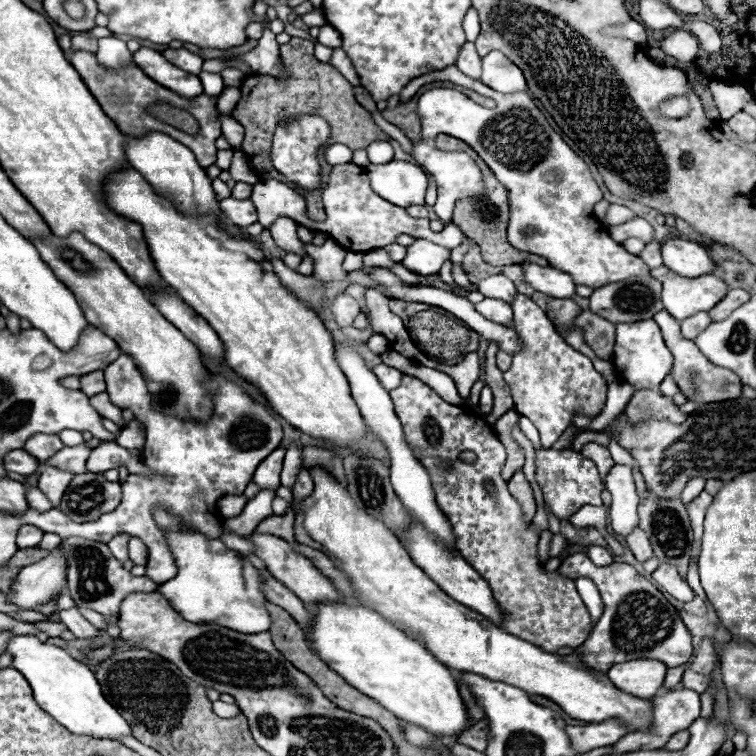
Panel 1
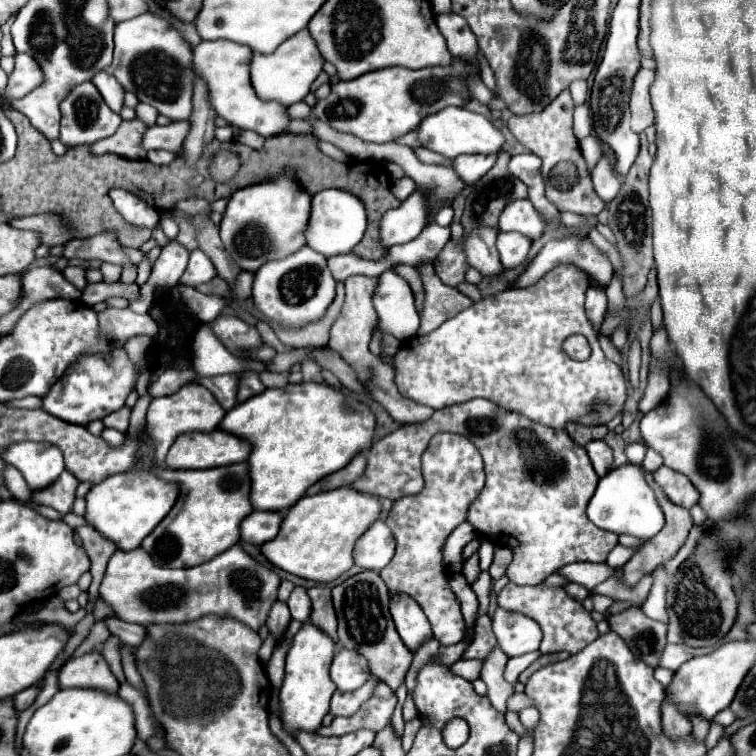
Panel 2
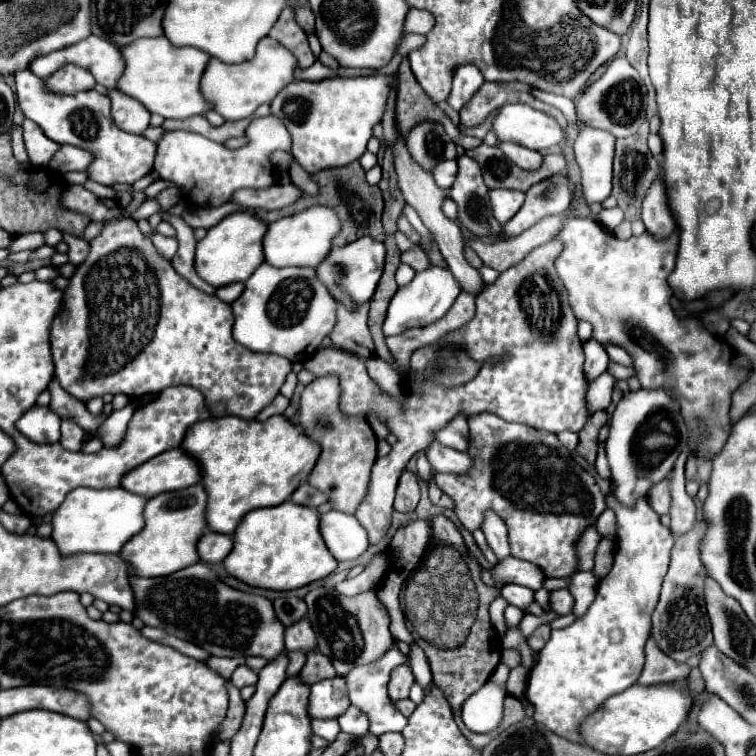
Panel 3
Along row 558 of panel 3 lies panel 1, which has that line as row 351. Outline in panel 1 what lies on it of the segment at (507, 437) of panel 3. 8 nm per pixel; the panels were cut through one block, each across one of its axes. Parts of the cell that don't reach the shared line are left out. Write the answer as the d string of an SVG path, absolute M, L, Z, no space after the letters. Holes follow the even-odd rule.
M516 296L512 308L514 330L522 336L524 354L514 354L510 370L504 372L504 380L510 386L514 410L520 416L530 418L530 422L540 432L542 446L550 448L572 424L572 416L576 412L584 412L586 416L600 414L606 402L608 384L594 370L592 360L568 346L556 332L554 324L548 320L546 312L538 308L528 296Z

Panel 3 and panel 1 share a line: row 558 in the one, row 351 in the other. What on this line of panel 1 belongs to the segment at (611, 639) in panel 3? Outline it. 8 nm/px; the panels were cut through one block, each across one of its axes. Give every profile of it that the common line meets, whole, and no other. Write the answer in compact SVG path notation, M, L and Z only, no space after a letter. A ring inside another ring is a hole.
M654 320L638 322L618 322L616 324L616 346L614 346L614 366L636 390L656 390L660 382L670 374L672 354L662 340L662 332Z

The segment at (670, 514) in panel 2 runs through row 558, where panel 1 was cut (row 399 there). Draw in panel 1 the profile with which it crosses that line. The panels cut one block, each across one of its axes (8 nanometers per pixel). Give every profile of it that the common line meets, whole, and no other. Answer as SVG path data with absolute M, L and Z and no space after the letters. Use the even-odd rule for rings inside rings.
M652 390L634 392L624 414L630 422L656 418L656 420L668 420L672 424L682 424L688 418L686 414L678 410L678 406L672 404L670 398L662 396L660 392L652 392Z

